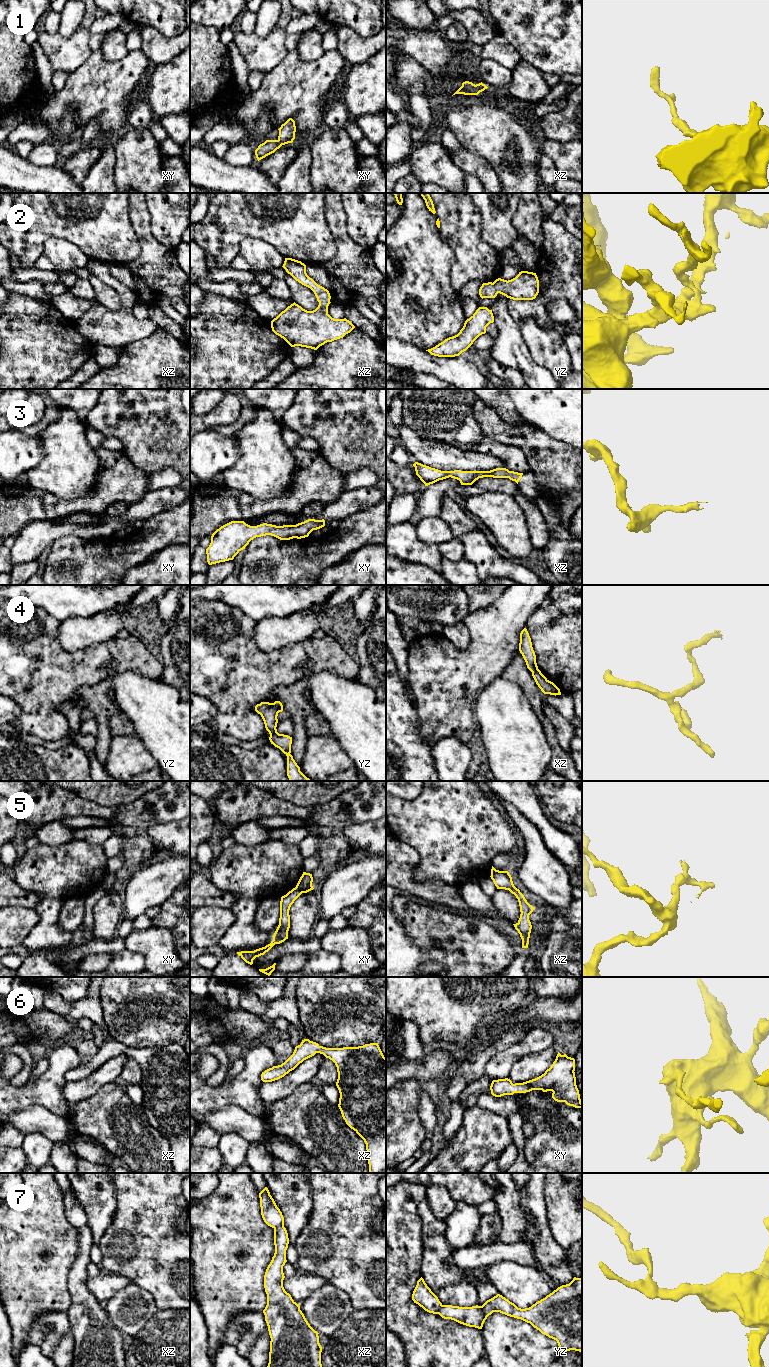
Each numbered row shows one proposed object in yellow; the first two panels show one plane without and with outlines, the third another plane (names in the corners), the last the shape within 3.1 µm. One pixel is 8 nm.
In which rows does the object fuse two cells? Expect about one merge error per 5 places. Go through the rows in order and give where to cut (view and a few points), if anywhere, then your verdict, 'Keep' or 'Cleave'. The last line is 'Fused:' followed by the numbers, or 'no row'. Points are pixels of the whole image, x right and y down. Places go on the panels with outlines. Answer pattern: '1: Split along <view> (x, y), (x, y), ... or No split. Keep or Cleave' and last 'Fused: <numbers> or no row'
1: No split. Keep
2: No split. Keep
3: No split. Keep
4: Split along yz (273, 703), (279, 711). Cleave
5: Split along xy (296, 886), (302, 892). Cleave
6: No split. Keep
7: No split. Keep
Fused: 4, 5

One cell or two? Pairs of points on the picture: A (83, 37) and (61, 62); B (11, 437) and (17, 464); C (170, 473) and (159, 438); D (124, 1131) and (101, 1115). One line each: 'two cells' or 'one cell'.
A: one cell
B: one cell
C: two cells
D: one cell

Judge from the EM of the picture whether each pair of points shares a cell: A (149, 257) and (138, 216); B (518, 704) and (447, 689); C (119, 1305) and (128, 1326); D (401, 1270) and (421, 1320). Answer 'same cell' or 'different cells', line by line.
A: same cell
B: different cells
C: same cell
D: same cell

